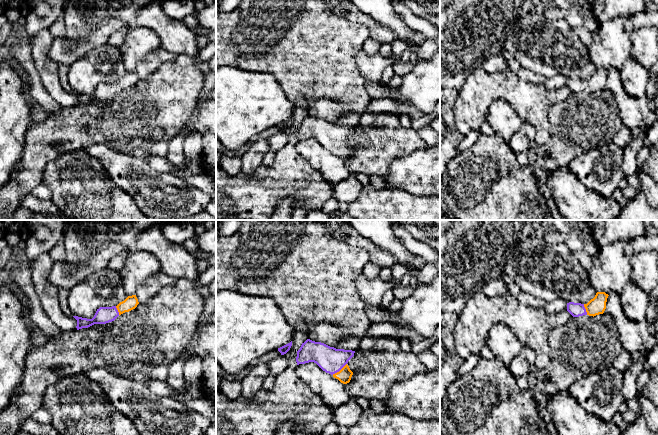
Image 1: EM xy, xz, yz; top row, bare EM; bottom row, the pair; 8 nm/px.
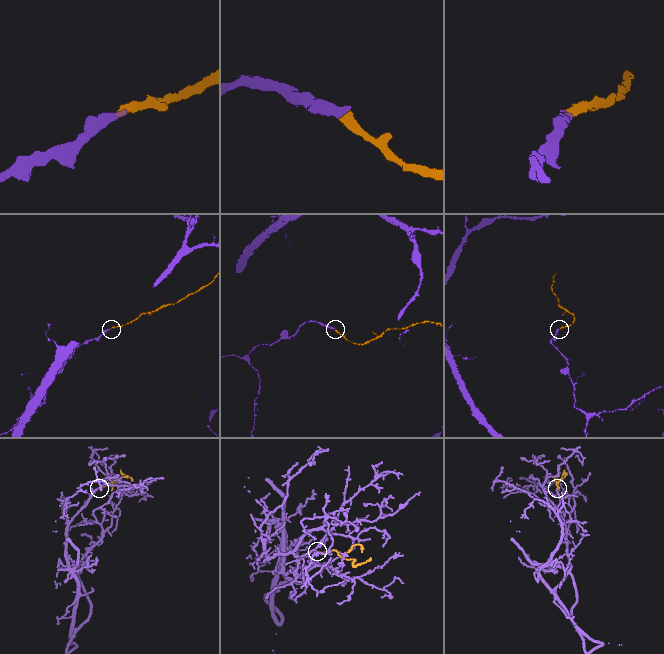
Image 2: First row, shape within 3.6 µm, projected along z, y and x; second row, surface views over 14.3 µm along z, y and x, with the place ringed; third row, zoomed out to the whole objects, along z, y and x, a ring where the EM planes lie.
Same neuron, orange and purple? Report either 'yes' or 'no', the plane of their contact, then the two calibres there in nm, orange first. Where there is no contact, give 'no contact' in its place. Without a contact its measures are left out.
yes | xz | 110/200 nm

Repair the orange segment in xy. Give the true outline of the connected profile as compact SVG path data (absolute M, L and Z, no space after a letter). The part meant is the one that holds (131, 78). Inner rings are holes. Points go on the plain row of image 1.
M136 71L128 72L124 77L117 82L100 83L97 85L92 95L73 92L77 96L77 106L88 104L94 100L106 100L114 97L119 91L129 88L137 83L139 80Z

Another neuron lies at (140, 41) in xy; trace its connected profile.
M146 27L130 28L120 46L122 61L128 72L136 71L137 64L158 49L161 49L159 37Z

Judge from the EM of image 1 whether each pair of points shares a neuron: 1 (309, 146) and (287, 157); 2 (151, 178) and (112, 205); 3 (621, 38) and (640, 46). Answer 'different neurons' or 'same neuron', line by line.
1: different neurons
2: different neurons
3: different neurons

